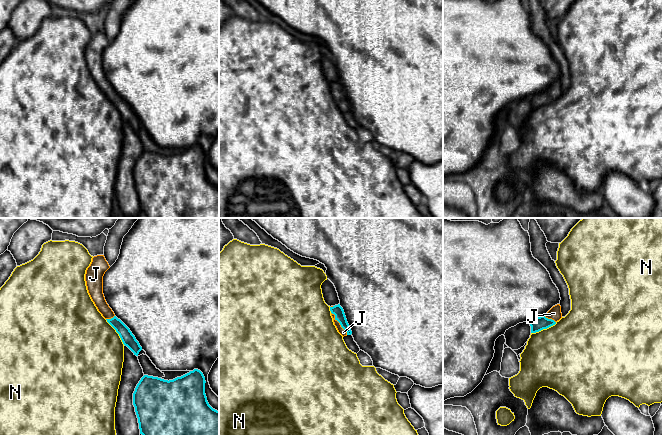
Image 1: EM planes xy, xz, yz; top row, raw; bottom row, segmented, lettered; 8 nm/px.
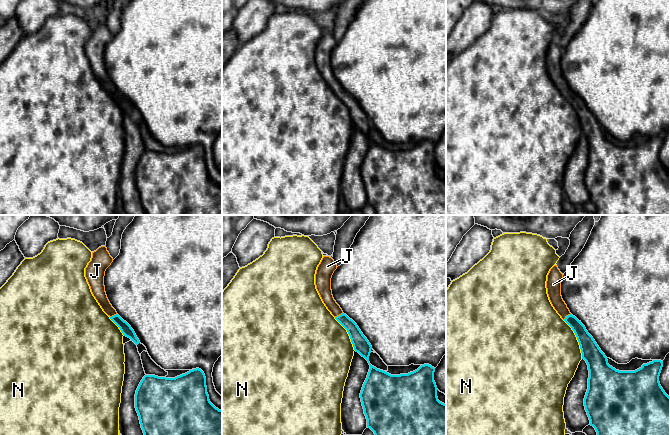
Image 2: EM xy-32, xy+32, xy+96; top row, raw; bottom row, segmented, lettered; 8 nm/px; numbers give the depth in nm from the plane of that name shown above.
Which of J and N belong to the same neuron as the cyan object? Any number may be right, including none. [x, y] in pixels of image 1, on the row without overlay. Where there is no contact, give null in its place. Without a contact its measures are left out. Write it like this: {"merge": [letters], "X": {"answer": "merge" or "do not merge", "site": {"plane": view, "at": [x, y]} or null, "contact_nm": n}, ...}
{"merge": ["J"], "J": {"answer": "merge", "site": {"plane": "xz", "at": [339, 98]}, "contact_nm": 220}, "N": {"answer": "do not merge", "site": {"plane": "yz", "at": [543, 104]}, "contact_nm": 220}}

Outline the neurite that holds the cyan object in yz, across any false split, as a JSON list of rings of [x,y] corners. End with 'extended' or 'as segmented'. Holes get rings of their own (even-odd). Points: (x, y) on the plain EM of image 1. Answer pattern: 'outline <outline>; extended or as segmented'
outline [[[553,82],[544,92],[533,94],[529,97],[531,109],[539,108],[556,100],[562,94],[561,82]]]; extended

